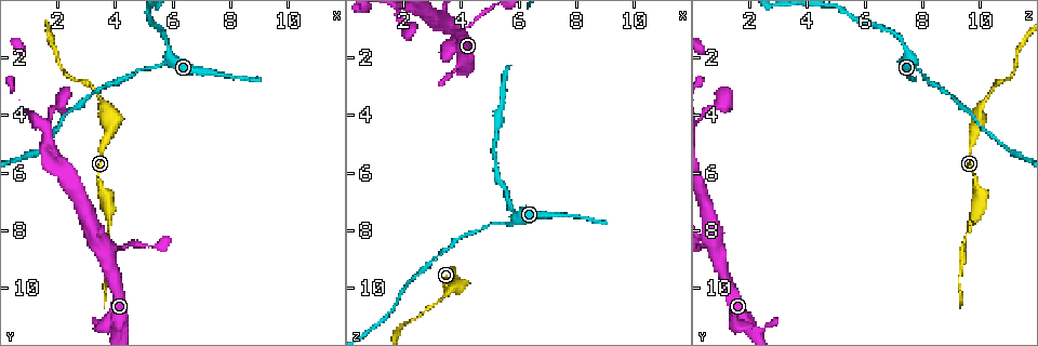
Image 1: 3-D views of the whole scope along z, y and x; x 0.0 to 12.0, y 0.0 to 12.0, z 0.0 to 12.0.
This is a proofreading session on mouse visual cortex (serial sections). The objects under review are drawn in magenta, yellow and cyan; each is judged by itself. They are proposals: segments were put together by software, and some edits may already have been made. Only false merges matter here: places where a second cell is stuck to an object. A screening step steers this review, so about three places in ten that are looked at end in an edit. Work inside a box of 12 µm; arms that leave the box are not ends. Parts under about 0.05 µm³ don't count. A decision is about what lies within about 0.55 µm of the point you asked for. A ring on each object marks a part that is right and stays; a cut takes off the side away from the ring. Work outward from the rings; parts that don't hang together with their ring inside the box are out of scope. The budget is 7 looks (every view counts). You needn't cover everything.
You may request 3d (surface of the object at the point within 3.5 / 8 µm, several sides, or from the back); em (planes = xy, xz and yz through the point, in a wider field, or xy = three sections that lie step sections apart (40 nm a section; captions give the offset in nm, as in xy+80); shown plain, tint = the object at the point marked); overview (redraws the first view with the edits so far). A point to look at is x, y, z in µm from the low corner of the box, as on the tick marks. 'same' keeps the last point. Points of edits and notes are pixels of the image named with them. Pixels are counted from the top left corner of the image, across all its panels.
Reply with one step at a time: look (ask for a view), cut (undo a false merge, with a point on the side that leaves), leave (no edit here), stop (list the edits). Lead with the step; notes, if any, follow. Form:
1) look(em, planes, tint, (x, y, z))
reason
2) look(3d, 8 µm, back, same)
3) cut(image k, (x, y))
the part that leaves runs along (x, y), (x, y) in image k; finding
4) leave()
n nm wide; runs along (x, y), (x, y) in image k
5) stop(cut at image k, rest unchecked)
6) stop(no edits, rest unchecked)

look(3d, 3.5 µm, (3.8, 4.6, 9.9))

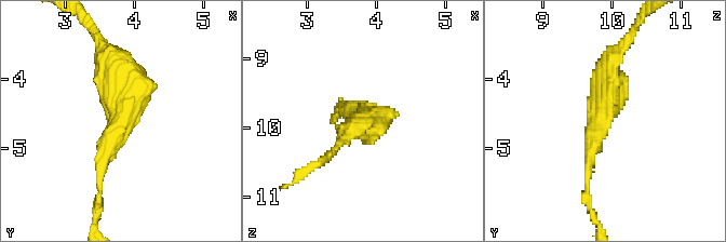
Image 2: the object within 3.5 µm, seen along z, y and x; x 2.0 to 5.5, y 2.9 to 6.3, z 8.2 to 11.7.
look(em, xy, step 2, tint, (3.85, 4.55, 9.80))
arms of 150, 350 nm

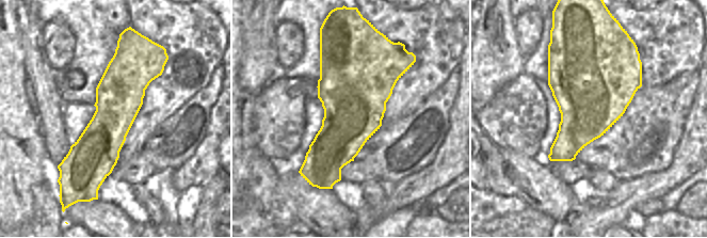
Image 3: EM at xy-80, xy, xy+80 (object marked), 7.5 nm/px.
leave()
runs along (586, 179), (618, 50) in image 2; continuous, no second cell

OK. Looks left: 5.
look(3d, 3.5 µm, (5.8, 1.4, 7.4))
sudden change in width

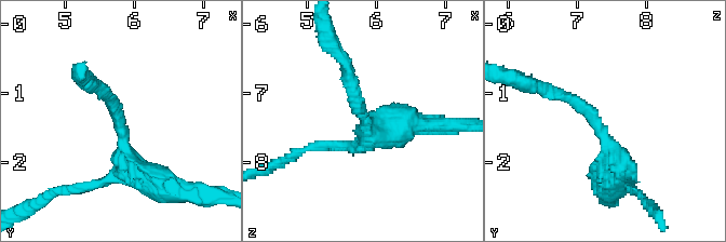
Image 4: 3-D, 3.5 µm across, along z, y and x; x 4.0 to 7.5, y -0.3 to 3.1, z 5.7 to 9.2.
look(em, xy, step 2, tint, (5.80, 1.45, 7.35))

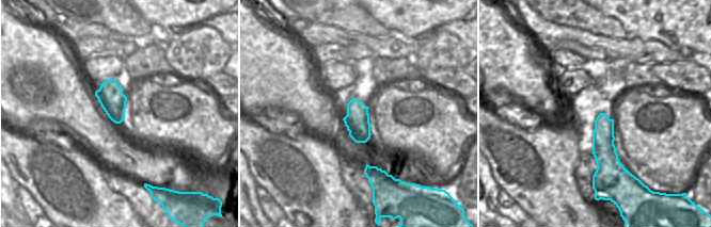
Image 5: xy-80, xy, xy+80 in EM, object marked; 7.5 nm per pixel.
look(em, xy, step 5, tint, same)
another direction

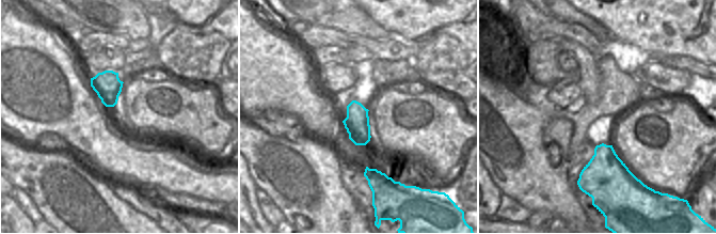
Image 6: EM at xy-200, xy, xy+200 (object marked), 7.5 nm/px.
leave()
runs along (614, 182), (595, 115), (548, 89) in image 4; continuous, no second cell

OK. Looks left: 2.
look(3d, 3.5 µm, (3.9, 8.8, 0.9))
two arms in line, one across

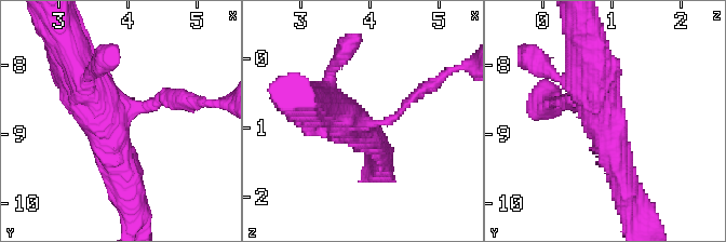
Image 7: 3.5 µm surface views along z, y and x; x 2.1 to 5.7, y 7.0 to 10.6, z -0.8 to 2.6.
look(em, xy, step 5, tint, (3.95, 8.75, 0.95))
3 arms; arms of 150, 400, 600 nm; shape alone is not enough

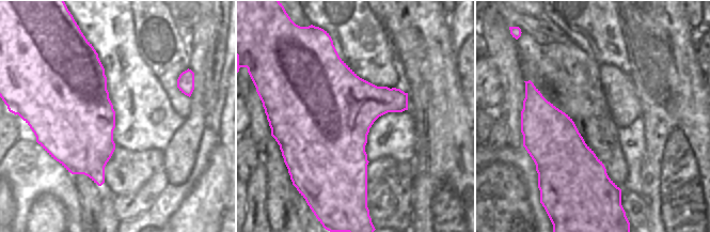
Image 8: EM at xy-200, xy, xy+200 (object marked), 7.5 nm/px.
leave()
continuous, no second cell

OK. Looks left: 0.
stop(no edits, rest unchecked)

